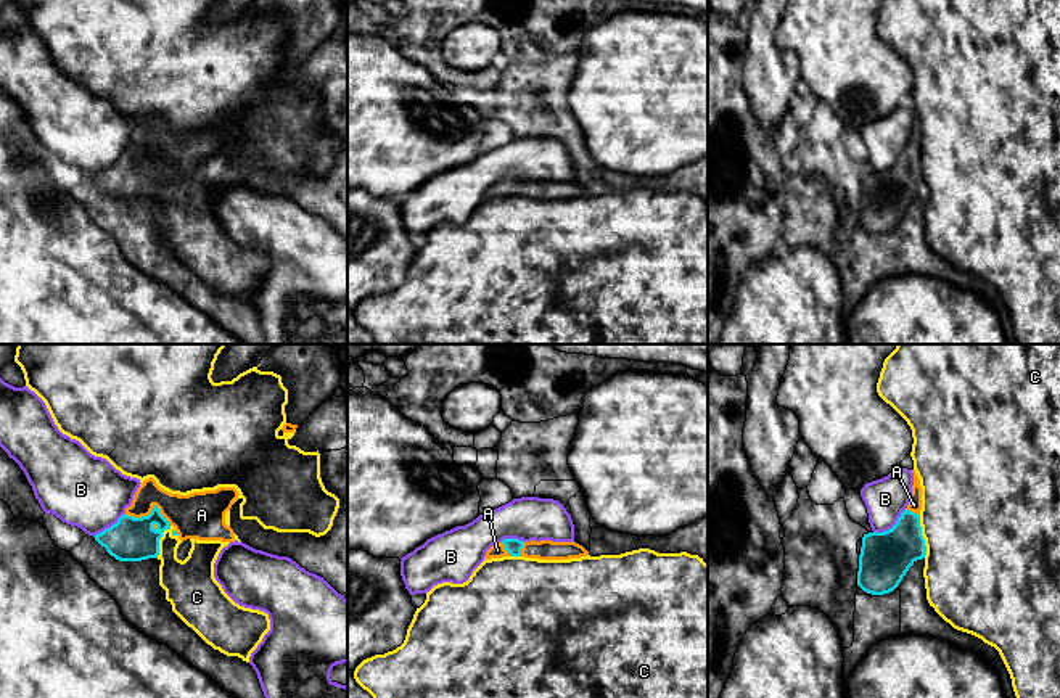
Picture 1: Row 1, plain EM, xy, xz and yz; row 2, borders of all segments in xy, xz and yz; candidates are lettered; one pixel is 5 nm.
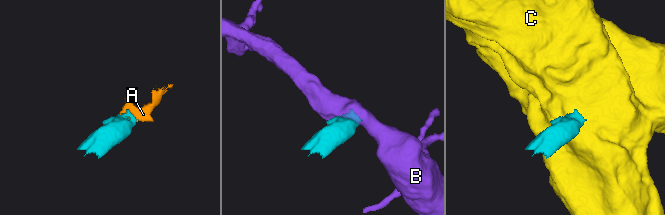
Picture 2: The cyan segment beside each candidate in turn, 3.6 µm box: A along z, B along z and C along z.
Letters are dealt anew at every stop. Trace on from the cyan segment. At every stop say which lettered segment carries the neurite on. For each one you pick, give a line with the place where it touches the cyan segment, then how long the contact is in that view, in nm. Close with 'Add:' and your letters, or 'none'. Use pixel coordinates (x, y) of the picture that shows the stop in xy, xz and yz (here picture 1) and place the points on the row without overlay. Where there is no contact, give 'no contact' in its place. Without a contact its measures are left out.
A: meets cyan in xy at (152, 151); contact 240 nm long
Add: A

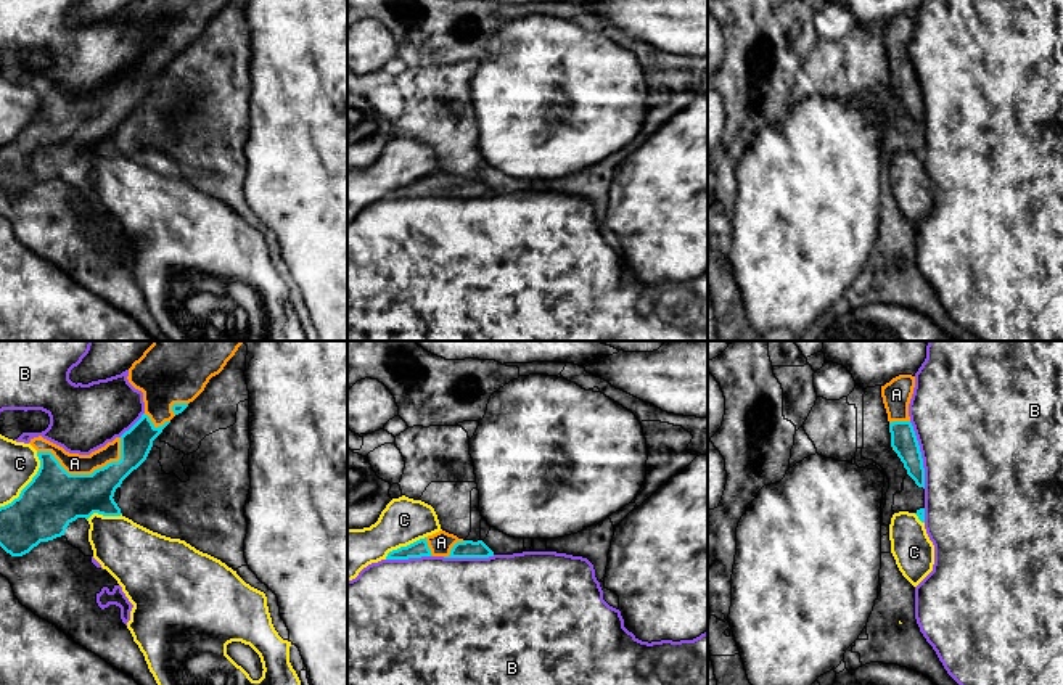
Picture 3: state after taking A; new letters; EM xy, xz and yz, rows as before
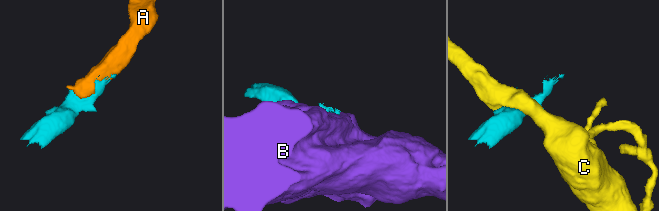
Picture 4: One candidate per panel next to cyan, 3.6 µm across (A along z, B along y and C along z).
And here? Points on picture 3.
A: meets cyan in xy at (87, 114); contact 440 nm long
Add: A

